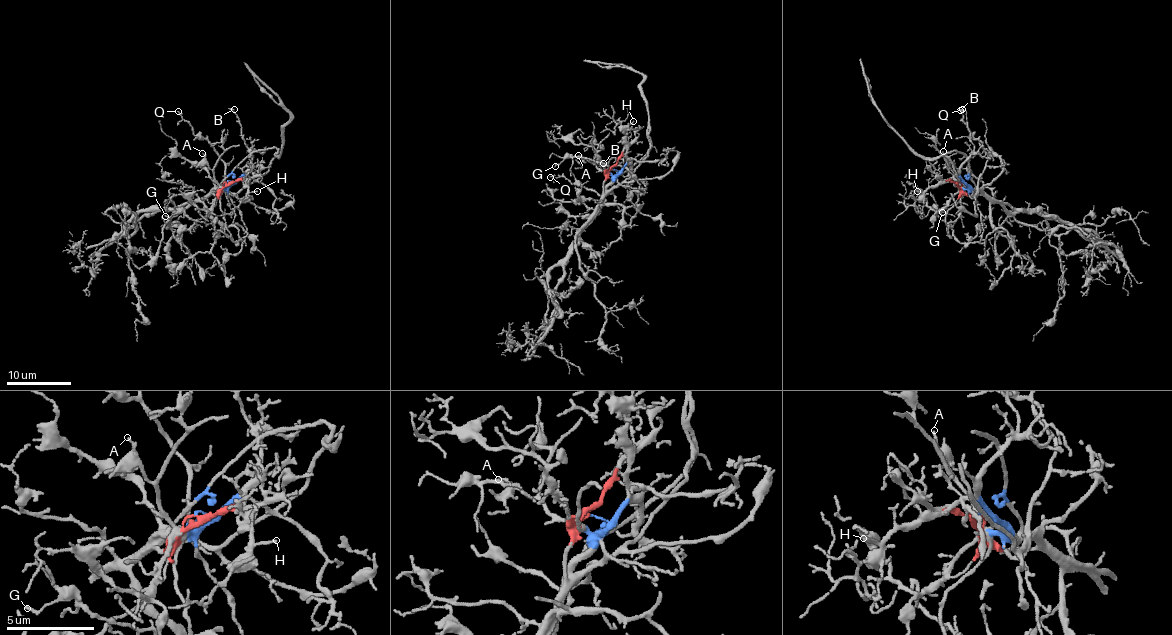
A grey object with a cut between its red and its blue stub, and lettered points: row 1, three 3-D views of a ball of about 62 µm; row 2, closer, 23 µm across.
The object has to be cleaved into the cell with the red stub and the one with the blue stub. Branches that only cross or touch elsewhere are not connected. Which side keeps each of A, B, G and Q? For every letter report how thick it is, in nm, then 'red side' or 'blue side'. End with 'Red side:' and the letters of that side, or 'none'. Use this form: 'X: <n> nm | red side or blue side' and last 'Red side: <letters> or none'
A: 140 nm | blue side
B: 180 nm | blue side
G: 160 nm | red side
Q: 150 nm | blue side
Red side: G

